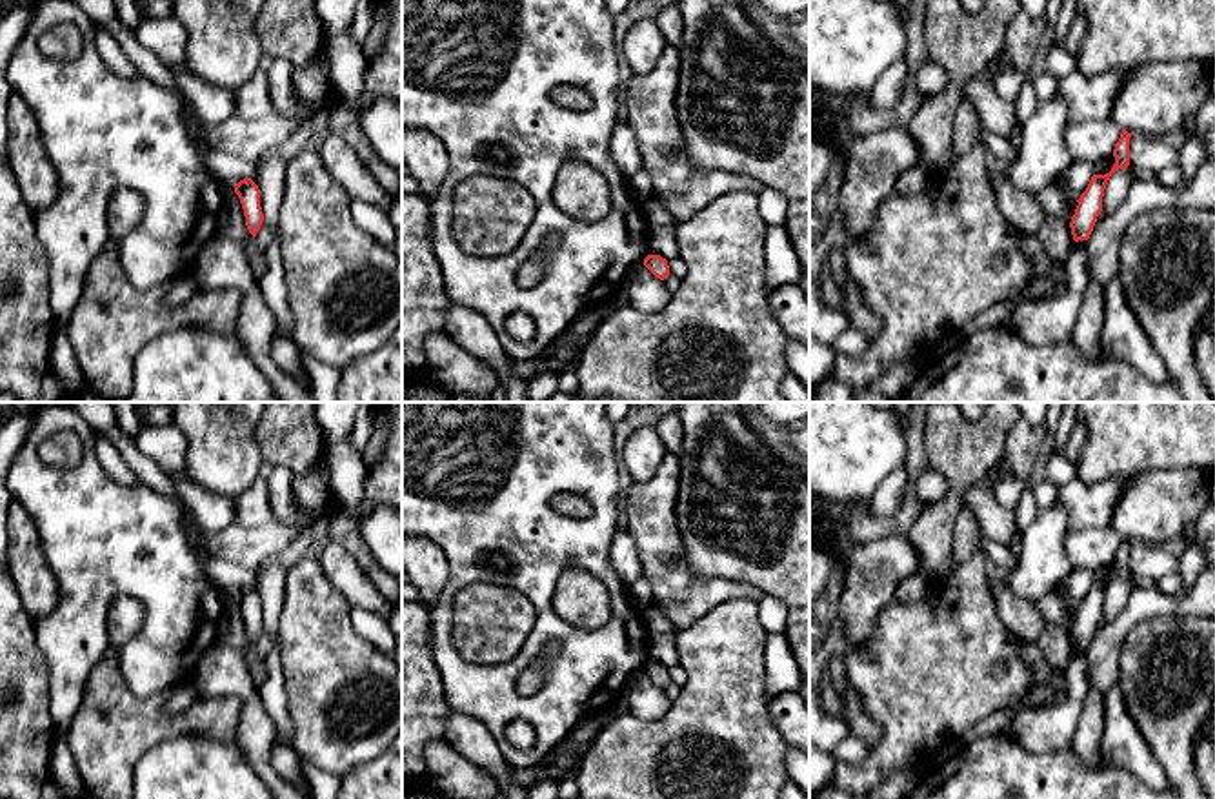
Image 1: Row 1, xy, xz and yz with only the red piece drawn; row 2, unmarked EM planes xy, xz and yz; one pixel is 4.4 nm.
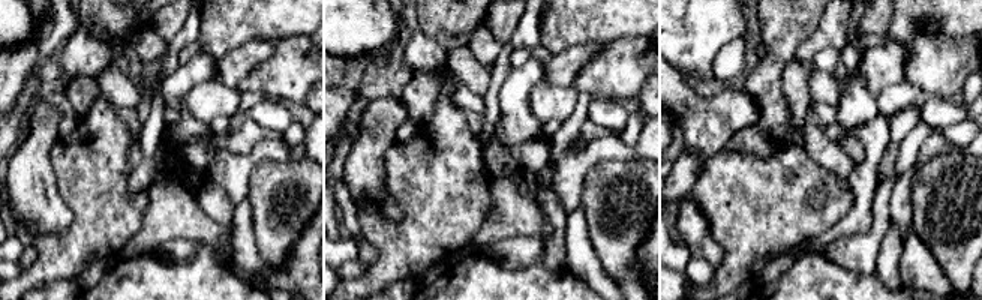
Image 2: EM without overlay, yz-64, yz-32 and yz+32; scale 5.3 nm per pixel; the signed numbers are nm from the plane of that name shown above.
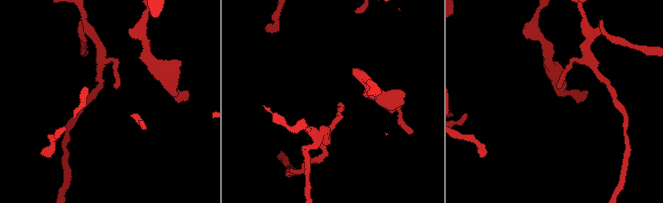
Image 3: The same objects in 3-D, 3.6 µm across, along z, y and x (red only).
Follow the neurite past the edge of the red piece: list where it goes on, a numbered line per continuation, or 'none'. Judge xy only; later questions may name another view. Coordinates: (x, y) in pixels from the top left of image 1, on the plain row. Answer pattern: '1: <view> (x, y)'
none

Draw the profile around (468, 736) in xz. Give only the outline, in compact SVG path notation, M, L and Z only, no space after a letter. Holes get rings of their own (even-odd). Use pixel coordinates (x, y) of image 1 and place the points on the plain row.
M451 712L446 741L467 761L487 770L502 786L506 799L526 799L527 788L511 779L509 764L489 728L471 715Z

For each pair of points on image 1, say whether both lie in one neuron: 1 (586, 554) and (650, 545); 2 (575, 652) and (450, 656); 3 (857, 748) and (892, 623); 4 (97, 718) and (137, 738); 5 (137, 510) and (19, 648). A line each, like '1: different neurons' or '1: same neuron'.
1: different neurons
2: same neuron
3: different neurons
4: same neuron
5: different neurons

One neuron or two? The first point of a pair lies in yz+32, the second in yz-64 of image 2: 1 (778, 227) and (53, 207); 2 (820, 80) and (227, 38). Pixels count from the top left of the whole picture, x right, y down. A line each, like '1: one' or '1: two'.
1: two
2: two

